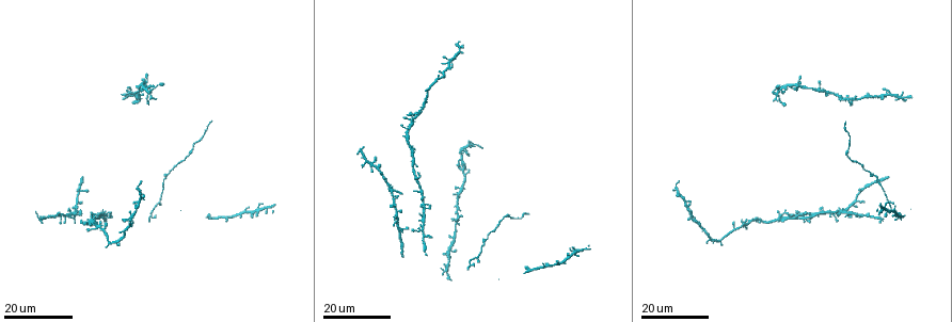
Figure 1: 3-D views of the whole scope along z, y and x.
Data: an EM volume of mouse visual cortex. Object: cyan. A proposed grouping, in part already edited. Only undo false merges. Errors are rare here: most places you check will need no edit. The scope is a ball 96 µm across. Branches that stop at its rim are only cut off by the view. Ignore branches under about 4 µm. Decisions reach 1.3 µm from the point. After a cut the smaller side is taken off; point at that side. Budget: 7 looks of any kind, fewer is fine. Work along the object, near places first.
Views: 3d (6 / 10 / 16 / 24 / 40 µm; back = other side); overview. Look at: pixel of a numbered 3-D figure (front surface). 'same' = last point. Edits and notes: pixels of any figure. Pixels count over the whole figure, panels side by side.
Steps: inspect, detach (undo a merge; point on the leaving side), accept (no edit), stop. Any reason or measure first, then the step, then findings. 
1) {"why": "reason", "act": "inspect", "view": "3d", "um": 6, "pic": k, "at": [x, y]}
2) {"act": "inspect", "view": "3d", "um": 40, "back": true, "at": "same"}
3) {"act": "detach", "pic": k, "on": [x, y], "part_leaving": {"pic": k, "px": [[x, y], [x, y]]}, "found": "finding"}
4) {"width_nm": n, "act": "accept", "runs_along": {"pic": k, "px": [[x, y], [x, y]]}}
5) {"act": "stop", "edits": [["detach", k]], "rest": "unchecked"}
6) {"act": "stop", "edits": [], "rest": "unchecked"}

{"why": "four or more arms meet", "act": "inspect", "view": "3d", "um": 24, "pic": 1, "at": [79, 191]}

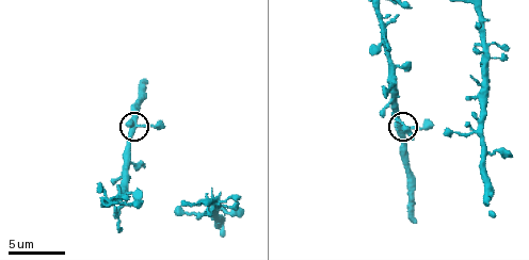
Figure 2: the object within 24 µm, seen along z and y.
{"act": "inspect", "view": "3d", "um": 6, "pic": 2, "at": [138, 126]}

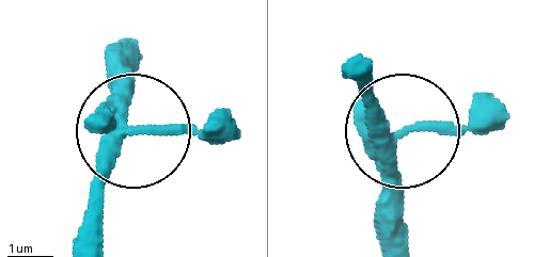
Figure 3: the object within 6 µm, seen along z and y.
{"width_nm": 310, "act": "accept", "found": "continuous, no second neuron"}

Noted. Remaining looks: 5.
{"why": "two arms in line, one across", "act": "inspect", "view": "3d", "um": 16, "pic": 1, "at": [477, 257]}

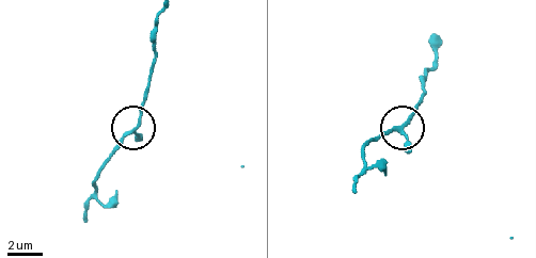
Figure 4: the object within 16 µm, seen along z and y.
{"act": "inspect", "view": "3d", "um": 10, "pic": 4, "at": [135, 133]}

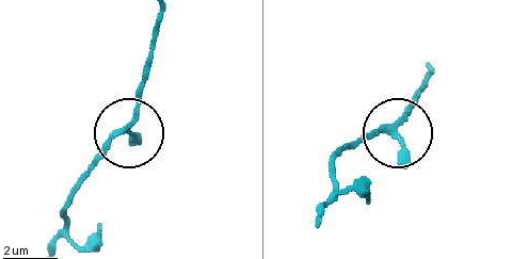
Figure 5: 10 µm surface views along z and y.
{"why": "closer look", "act": "inspect", "view": "3d", "um": 6, "pic": 5, "at": [124, 129]}

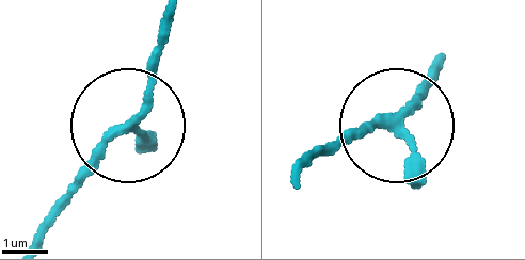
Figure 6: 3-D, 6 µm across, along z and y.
{"width_nm": 180, "act": "accept", "found": "continuous, no second neuron"}

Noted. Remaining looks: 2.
{"act": "inspect", "view": "3d", "um": 24, "pic": 1, "at": [194, 143]}

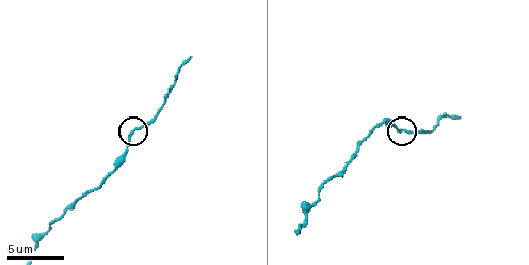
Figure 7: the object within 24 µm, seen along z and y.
{"why": "zoom in", "act": "inspect", "view": "3d", "um": 6, "pic": 7, "at": [132, 132]}

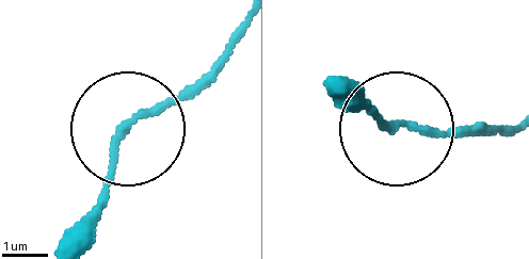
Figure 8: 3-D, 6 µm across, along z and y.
{"act": "accept", "runs_along": {"pic": 8, "px": [[332, 97], [412, 131], [489, 131]]}, "found": "continuous, no second neuron"}

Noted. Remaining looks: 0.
{"act": "stop", "edits": [], "rest": "unchecked"}

